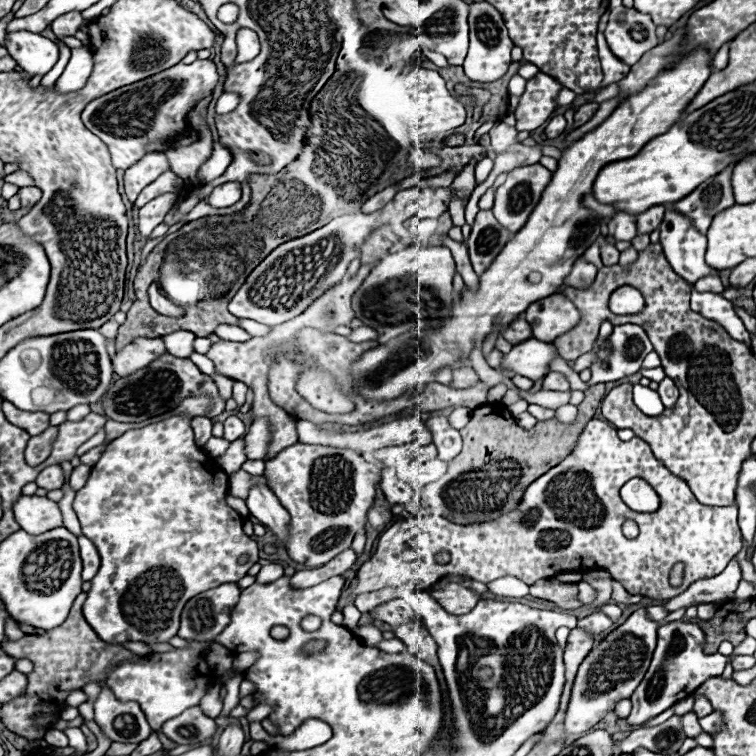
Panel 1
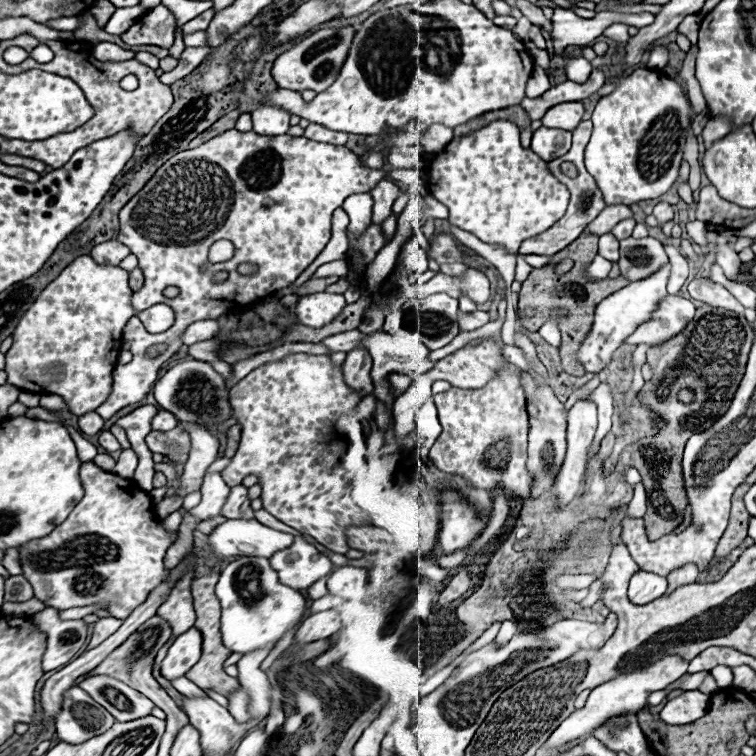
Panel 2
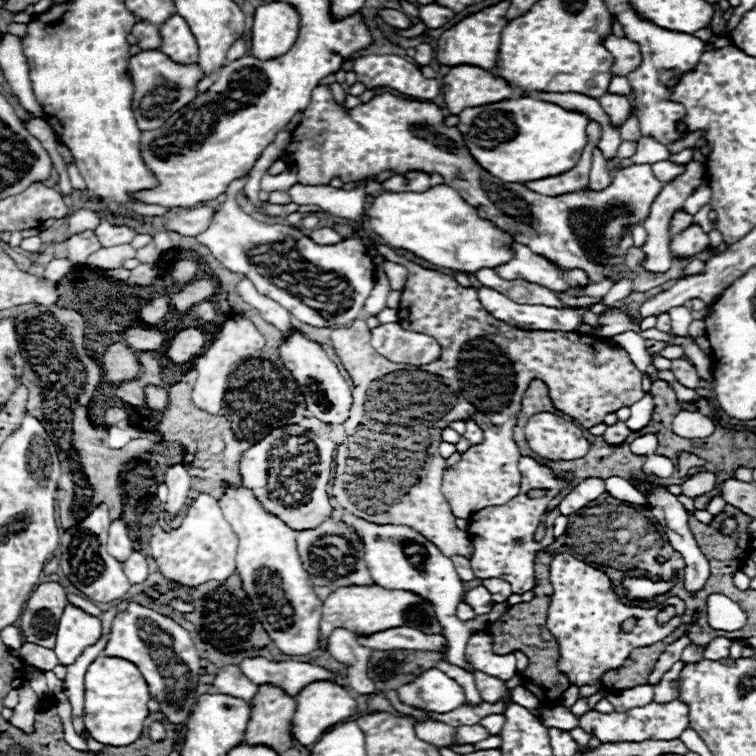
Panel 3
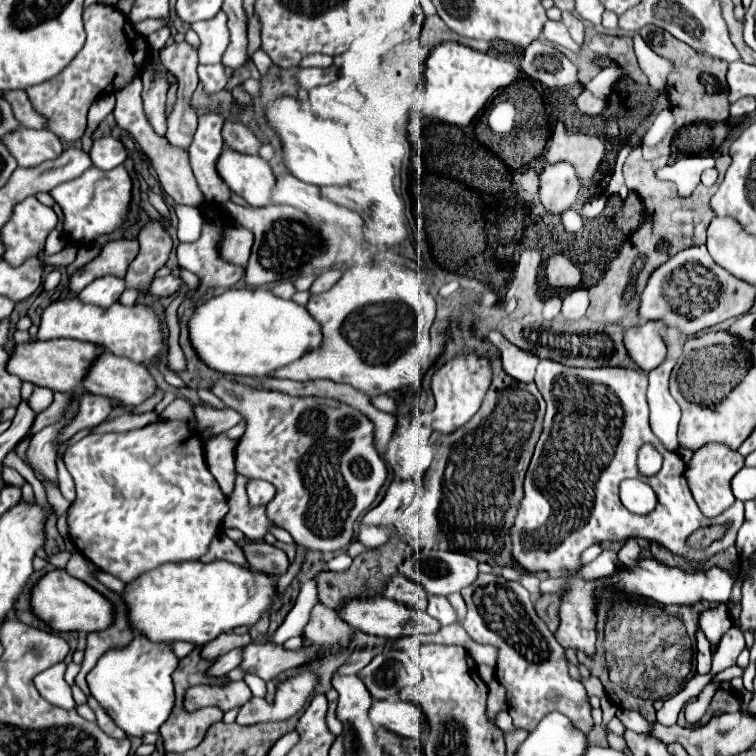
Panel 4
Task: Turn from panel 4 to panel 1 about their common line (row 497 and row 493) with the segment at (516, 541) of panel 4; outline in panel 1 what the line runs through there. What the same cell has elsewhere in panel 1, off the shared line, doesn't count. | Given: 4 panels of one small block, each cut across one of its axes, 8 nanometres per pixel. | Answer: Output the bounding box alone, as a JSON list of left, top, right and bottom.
[338,418,742,608]

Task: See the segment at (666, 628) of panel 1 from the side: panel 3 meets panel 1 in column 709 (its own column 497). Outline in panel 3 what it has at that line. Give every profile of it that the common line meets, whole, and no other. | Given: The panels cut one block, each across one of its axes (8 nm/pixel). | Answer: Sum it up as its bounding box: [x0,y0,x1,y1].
[466,630,516,682]

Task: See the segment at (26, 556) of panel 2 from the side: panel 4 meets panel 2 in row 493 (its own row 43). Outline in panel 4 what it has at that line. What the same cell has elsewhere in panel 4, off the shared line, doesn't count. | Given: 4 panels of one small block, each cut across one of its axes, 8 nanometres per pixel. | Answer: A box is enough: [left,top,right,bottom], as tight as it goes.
[26,6,150,142]

